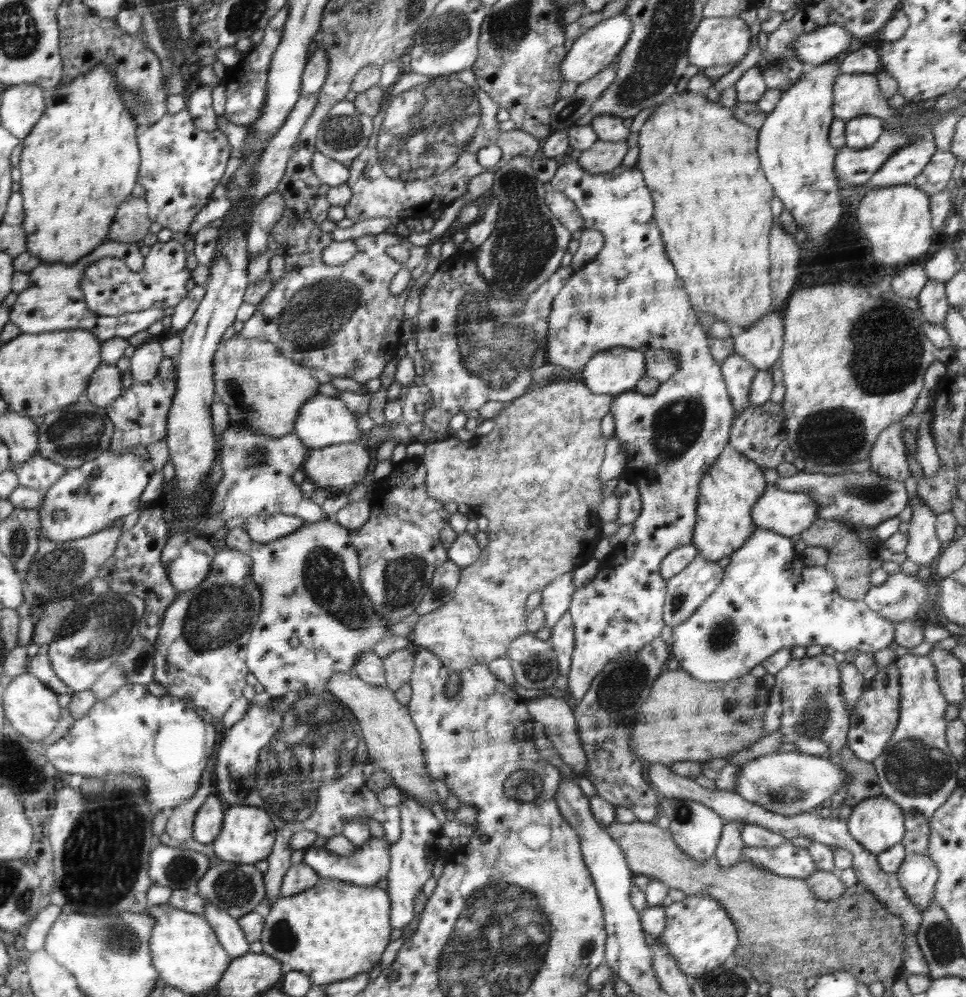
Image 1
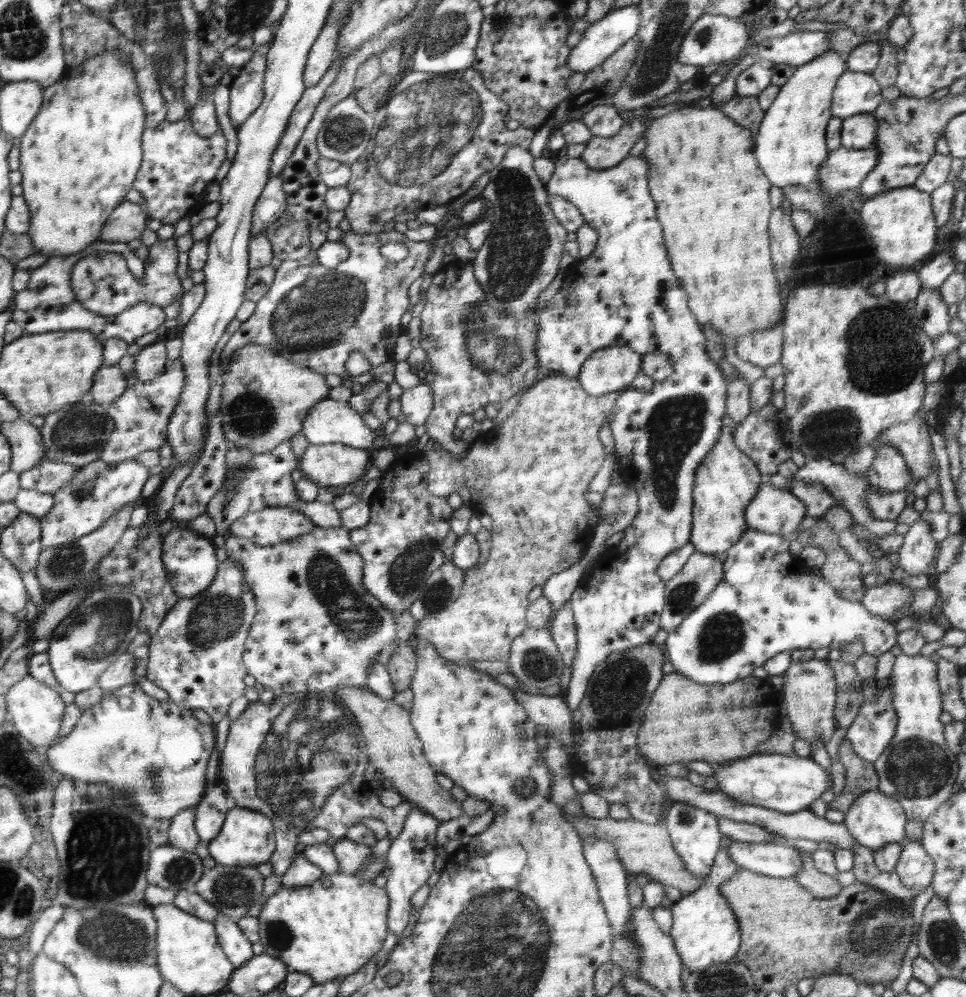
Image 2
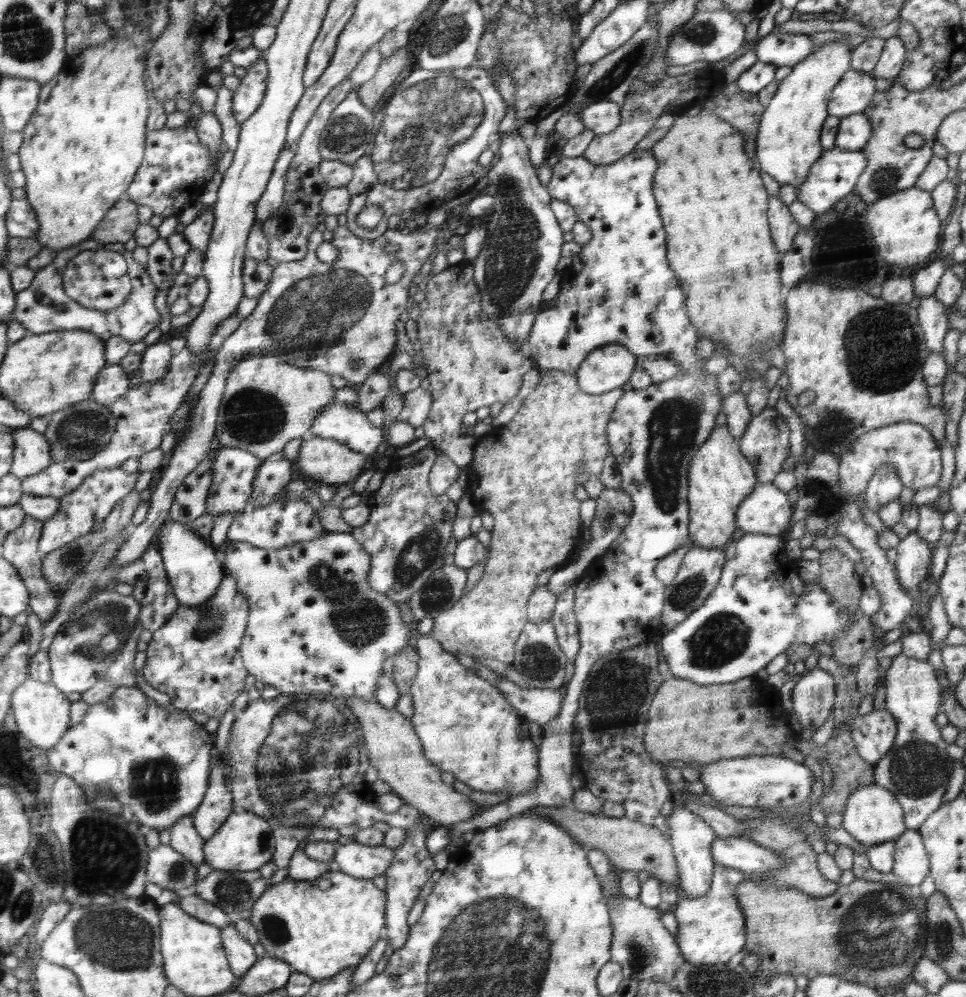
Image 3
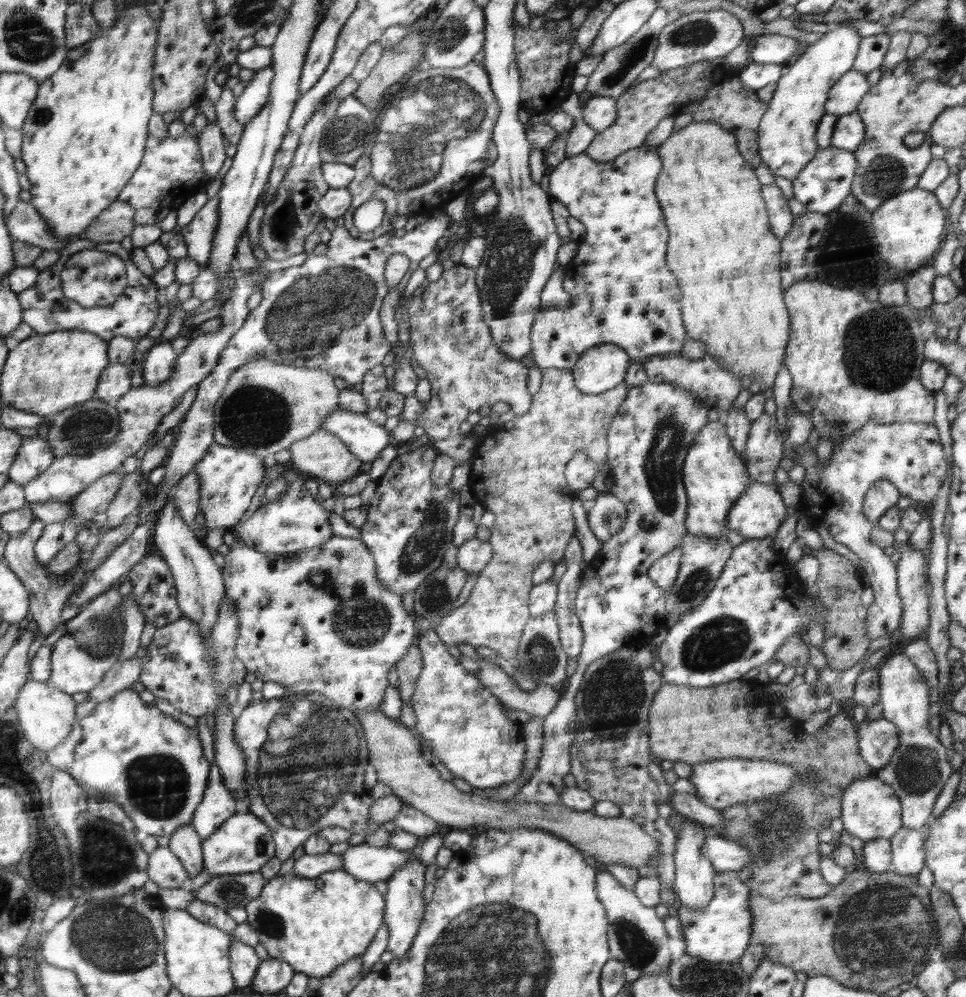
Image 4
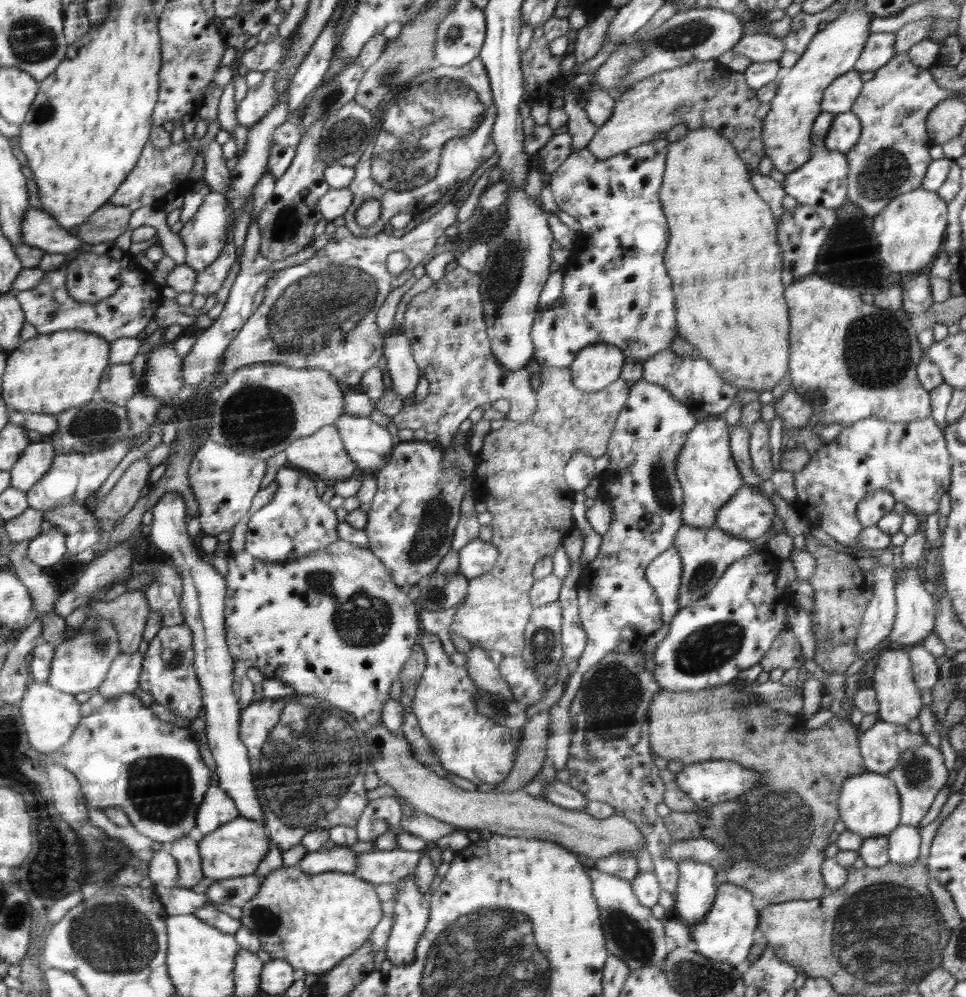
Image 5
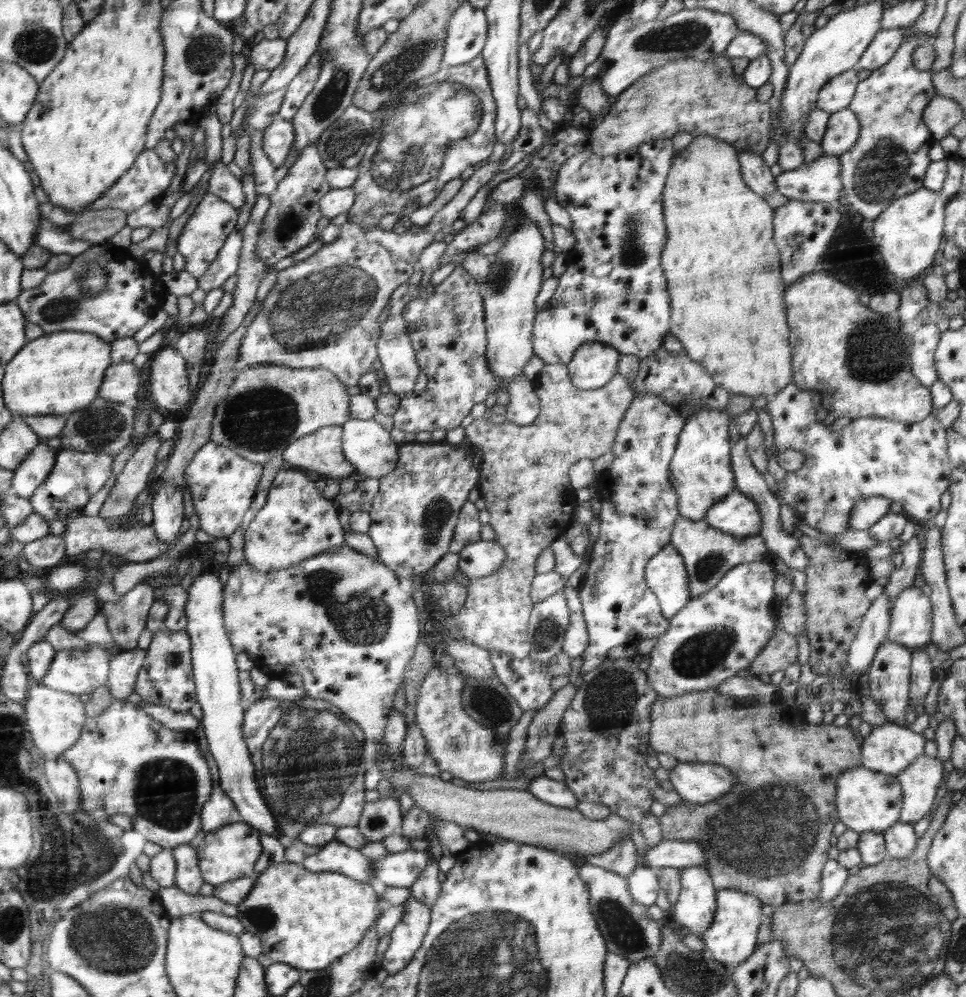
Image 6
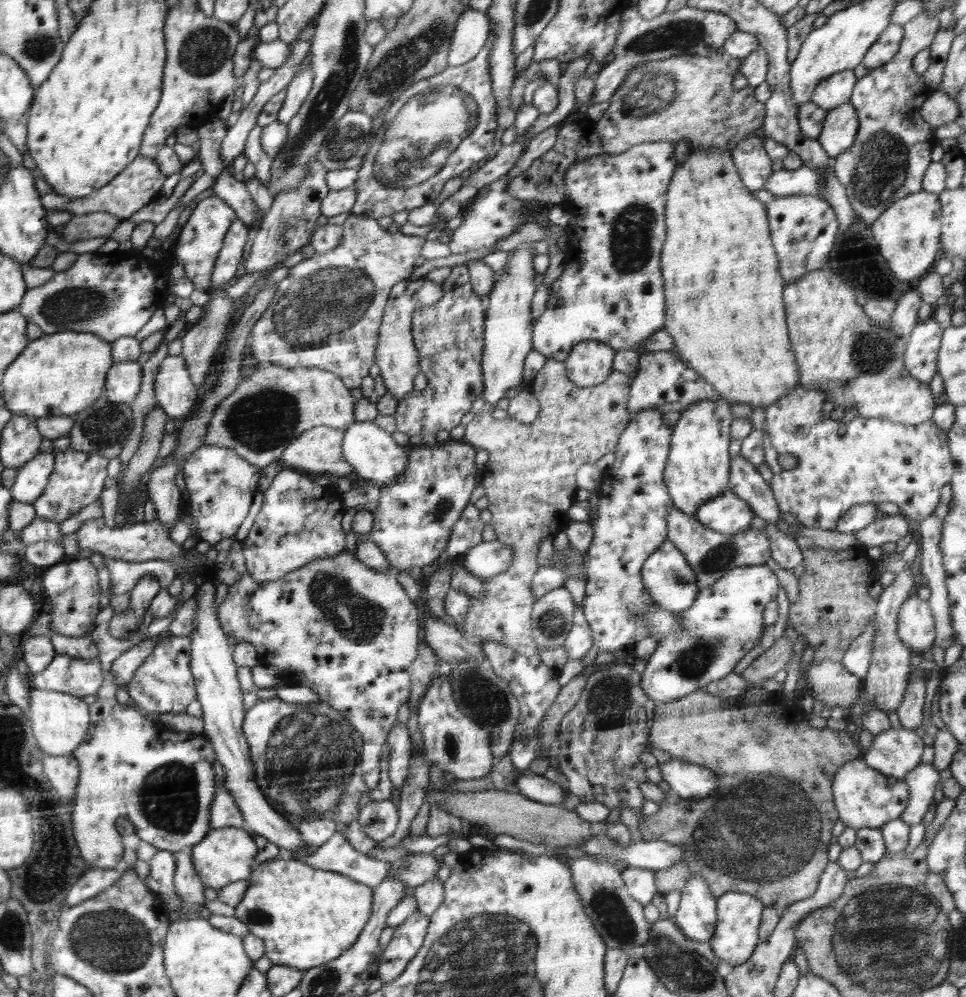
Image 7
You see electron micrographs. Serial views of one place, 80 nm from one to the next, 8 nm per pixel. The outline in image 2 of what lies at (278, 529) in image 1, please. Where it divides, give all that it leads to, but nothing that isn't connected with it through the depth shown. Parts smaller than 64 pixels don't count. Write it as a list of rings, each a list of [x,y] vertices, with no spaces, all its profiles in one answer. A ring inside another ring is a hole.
[[[272,507],[248,513],[230,526],[230,534],[246,538],[257,546],[278,545],[315,530],[308,515],[288,507]]]

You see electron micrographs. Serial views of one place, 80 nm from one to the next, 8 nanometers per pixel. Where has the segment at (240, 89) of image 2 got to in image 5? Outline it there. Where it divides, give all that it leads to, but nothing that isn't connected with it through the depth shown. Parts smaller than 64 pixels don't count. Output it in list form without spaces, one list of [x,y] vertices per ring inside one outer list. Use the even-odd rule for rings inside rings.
[[[266,70],[264,79],[255,88],[250,88],[246,96],[237,105],[236,116],[238,124],[250,128],[258,124],[279,100],[276,82],[276,71]]]

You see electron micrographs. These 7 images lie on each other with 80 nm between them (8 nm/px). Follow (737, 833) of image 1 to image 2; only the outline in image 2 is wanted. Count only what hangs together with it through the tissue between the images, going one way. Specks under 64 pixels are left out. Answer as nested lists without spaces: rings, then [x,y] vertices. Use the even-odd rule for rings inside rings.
[[[729,836],[723,837],[708,880],[694,893],[685,894],[669,908],[672,912],[673,925],[668,936],[672,938],[674,948],[683,962],[683,966],[690,971],[706,970],[716,963],[728,962],[738,953],[741,942],[739,922],[736,920],[732,908],[728,906],[726,898],[720,894],[720,887],[732,879],[739,868],[727,855],[729,844],[734,841],[736,840],[731,840]]]

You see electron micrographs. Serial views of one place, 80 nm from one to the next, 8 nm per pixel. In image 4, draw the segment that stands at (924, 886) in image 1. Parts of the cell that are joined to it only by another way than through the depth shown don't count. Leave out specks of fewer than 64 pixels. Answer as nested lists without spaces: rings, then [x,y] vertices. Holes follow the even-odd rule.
[[[902,827],[892,838],[890,871],[908,878],[918,878],[925,865],[923,831]]]

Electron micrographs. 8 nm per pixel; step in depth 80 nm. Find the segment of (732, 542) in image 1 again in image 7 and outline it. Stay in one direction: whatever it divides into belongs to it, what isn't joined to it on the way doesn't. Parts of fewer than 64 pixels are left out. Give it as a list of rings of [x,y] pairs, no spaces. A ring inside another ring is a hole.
[[[722,399],[720,402],[710,402],[710,400],[696,402],[696,404],[692,404],[692,406],[684,409],[680,420],[676,422],[663,477],[668,494],[670,494],[673,500],[673,506],[682,512],[695,516],[696,509],[699,509],[700,505],[710,501],[711,498],[718,496],[726,490],[731,468],[729,444],[733,420],[730,404]]]

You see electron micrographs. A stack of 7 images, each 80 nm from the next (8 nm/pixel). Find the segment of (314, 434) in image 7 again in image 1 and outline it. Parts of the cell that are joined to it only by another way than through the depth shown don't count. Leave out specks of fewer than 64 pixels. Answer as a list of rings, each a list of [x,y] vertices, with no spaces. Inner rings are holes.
[[[344,443],[340,445],[325,446],[322,449],[312,449],[311,457],[306,462],[307,469],[303,476],[310,479],[316,487],[344,489],[348,492],[368,474],[370,468],[370,454],[362,448],[360,443]]]

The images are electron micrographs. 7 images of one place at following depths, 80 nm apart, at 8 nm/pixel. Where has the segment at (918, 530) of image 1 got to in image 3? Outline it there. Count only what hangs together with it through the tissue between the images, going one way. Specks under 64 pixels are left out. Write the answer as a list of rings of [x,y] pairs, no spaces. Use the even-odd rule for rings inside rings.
[[[918,530],[910,532],[896,546],[894,567],[897,580],[904,586],[905,592],[917,592],[920,582],[929,579],[933,548],[933,544],[918,537]]]

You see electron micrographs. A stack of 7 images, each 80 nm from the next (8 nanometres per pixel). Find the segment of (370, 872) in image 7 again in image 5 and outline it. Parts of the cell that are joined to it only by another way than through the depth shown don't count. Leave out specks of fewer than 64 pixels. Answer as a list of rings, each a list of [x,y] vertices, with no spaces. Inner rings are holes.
[[[336,845],[331,850],[322,848],[320,851],[307,852],[299,861],[298,868],[304,874],[318,875],[330,872],[342,872],[354,875],[356,871],[357,853]]]

